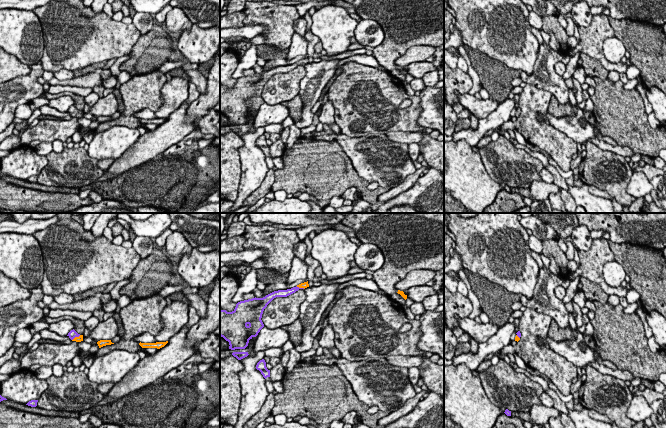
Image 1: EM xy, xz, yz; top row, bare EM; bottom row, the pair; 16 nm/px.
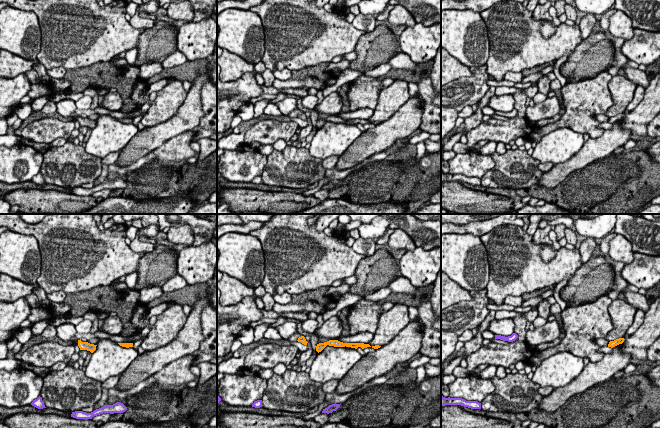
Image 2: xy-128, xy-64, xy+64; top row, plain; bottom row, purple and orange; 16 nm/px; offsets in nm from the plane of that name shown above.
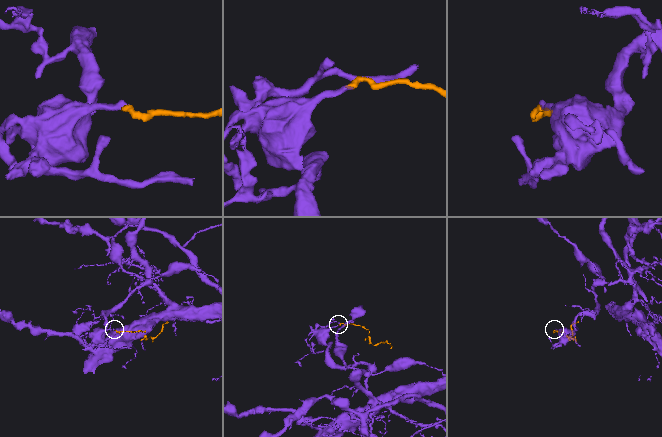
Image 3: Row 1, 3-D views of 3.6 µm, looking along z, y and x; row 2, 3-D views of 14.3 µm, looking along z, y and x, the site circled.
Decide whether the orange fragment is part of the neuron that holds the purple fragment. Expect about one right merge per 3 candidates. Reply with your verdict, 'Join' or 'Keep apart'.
Join

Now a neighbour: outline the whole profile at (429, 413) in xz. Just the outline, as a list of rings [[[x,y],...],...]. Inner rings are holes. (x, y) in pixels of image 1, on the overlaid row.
[[[431,391],[410,413],[383,428],[443,428],[443,426],[443,395]]]

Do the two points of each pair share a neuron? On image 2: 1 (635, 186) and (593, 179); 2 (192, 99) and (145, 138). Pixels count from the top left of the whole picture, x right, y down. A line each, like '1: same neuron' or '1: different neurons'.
1: same neuron
2: same neuron

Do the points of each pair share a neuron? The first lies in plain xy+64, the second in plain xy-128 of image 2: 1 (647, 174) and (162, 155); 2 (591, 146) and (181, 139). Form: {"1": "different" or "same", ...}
{"1": "different", "2": "different"}

